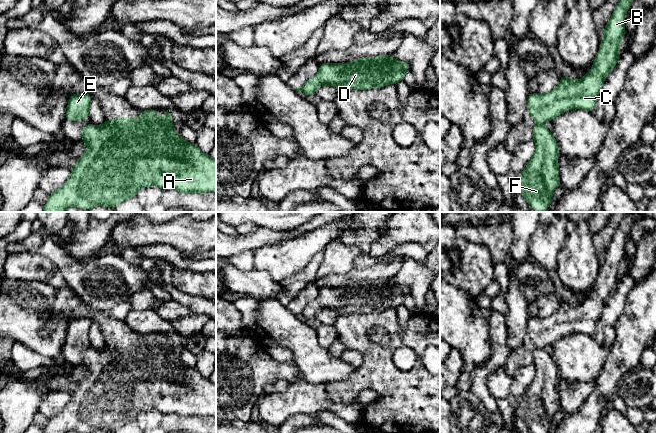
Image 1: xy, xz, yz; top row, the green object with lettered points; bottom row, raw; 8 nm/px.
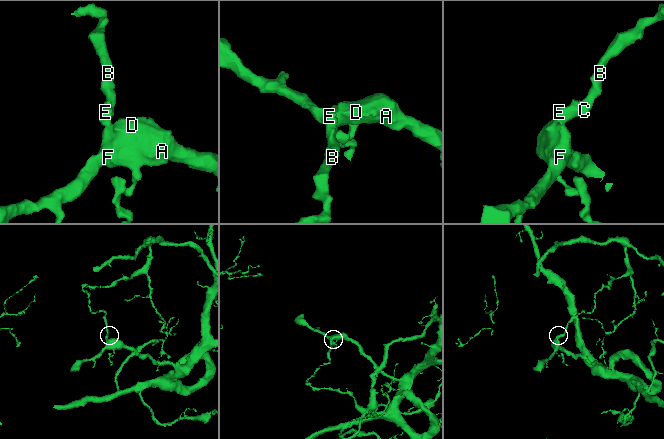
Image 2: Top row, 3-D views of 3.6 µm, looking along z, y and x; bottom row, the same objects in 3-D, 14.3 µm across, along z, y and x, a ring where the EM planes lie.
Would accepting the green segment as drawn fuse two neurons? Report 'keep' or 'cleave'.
cleave

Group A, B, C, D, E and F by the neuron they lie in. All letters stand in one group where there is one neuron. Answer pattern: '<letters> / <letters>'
A D F / B C E

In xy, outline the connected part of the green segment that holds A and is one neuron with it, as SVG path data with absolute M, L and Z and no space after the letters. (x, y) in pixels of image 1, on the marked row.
M155 109L141 110L138 119L123 117L106 119L103 125L85 125L82 140L87 150L71 167L68 180L55 192L49 194L44 212L65 212L68 207L78 206L89 210L98 205L116 207L119 203L136 197L140 188L157 185L162 190L175 190L180 193L216 192L216 160L203 153L197 143L188 143L173 126L173 118L164 111L167 125L161 124L159 112Z

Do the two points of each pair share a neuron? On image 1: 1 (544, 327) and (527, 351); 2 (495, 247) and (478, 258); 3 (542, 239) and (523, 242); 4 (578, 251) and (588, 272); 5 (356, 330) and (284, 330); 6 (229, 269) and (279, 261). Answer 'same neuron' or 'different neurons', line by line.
1: same neuron
2: different neurons
3: different neurons
4: same neuron
5: different neurons
6: different neurons

